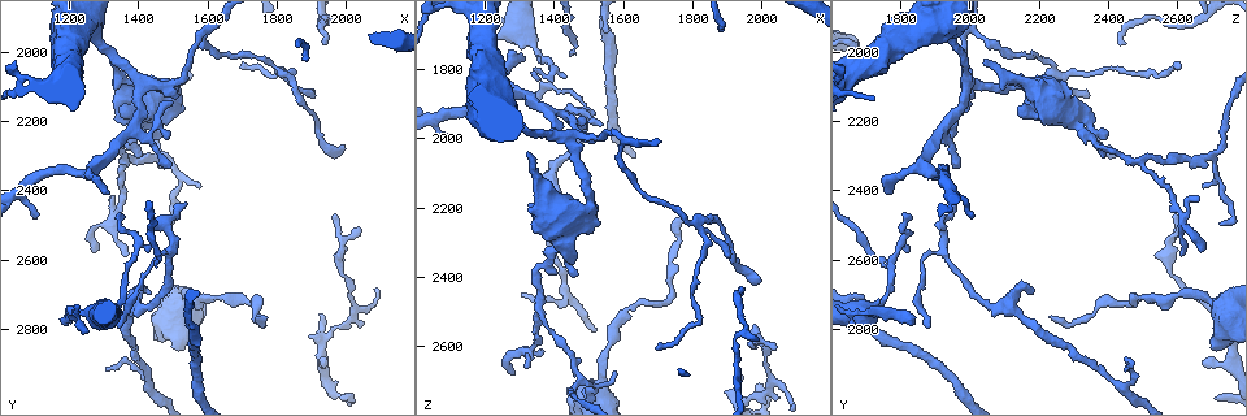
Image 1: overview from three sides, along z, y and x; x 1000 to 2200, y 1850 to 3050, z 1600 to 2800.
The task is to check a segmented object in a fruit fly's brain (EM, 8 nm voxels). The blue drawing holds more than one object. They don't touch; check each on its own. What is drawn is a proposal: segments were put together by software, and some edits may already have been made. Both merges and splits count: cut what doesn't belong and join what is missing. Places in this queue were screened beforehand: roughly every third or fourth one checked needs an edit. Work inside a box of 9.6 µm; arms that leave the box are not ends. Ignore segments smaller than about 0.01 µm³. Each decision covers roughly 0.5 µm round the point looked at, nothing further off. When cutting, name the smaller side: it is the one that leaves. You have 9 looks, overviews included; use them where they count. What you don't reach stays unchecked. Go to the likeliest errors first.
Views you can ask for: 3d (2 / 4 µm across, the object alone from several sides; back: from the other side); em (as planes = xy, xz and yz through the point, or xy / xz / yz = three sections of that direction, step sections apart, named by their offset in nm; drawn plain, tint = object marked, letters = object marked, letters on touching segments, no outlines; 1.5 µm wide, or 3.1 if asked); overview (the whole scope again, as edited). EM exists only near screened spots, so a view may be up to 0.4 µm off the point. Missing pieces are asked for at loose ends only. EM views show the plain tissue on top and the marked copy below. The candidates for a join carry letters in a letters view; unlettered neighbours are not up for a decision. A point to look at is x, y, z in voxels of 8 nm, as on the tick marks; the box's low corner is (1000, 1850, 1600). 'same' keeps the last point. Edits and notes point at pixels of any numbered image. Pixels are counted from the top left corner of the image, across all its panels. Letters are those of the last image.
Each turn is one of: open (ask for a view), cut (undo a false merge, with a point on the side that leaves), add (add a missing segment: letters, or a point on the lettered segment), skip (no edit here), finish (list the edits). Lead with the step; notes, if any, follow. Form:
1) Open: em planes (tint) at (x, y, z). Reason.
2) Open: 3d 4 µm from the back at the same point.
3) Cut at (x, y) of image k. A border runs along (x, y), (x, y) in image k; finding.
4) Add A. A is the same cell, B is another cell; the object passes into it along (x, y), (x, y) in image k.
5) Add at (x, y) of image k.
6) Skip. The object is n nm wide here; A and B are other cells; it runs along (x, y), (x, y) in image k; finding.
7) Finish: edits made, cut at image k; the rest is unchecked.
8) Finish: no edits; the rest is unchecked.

Open: 3d 4 µm at (1410, 2210, 2310). Thick turns thin.

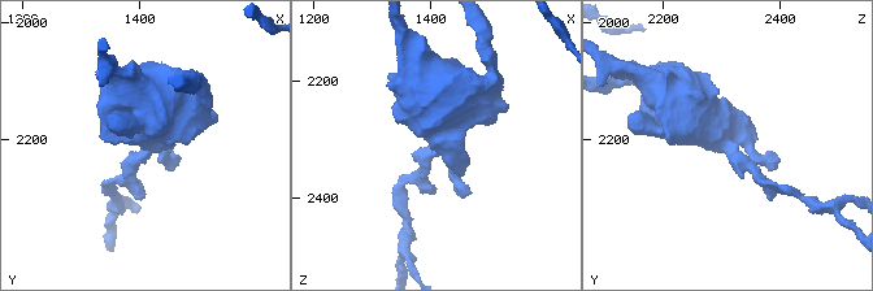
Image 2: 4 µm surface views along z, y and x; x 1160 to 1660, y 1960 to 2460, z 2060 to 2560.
Open: em xy step 4 (tint) at (1410, 2210, 2320). Shape alone is not enough.

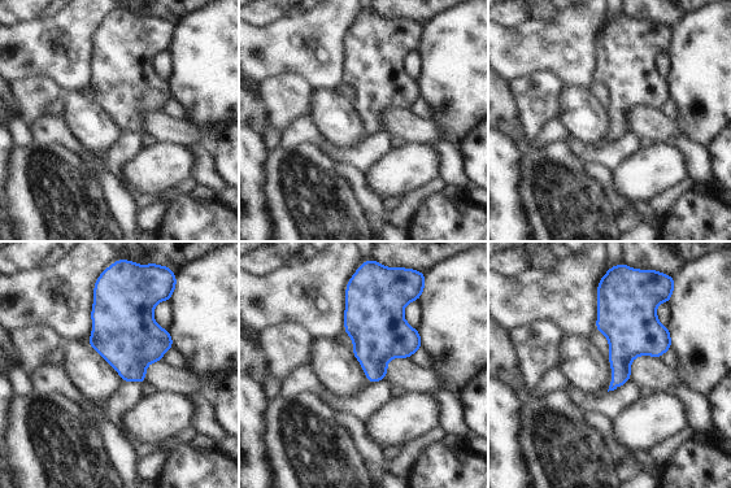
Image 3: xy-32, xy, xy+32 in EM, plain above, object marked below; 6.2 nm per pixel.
Open: em xy step 4 (letters) at the same point. See the neighbours.

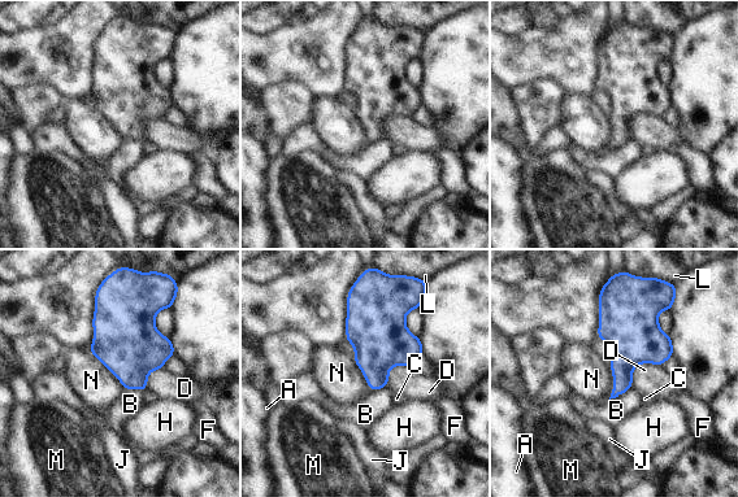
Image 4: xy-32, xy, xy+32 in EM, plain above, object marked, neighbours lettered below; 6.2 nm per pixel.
Skip. The longest contact is with N, 340 nm; A, B, C, D, F, H, J, L, M and N are other cells; continuous, no second neuron.

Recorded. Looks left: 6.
Open: 3d 4 µm at (1180, 2790, 1830).

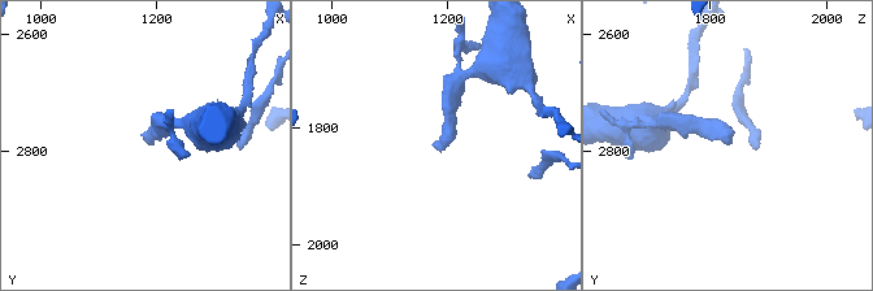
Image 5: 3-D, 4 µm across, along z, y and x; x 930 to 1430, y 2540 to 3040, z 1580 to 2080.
Open: em planes (letters) at (1185, 2790, 1830).

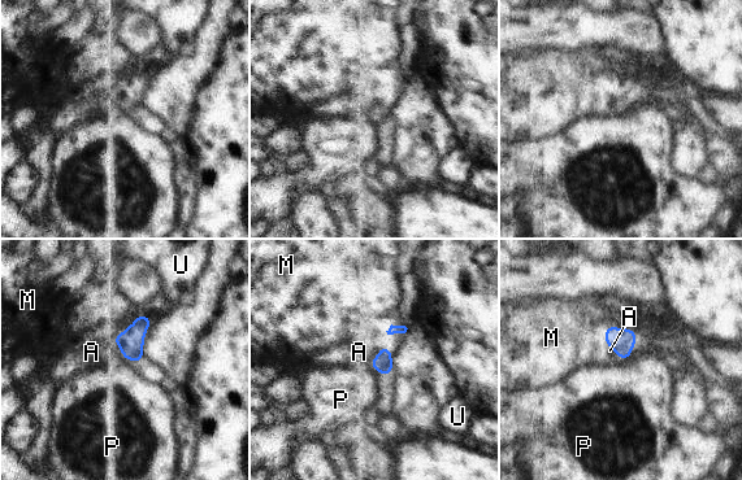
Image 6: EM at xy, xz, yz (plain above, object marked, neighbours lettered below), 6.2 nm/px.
Add A. A is the same cell, M, P and U are other cells; the object passes into it along (130, 341), (118, 347), (91, 352) in image 6; the neuron continues.

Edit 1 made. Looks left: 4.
Open: em planes (letters) at (1300, 2410, 1760). Thin end.

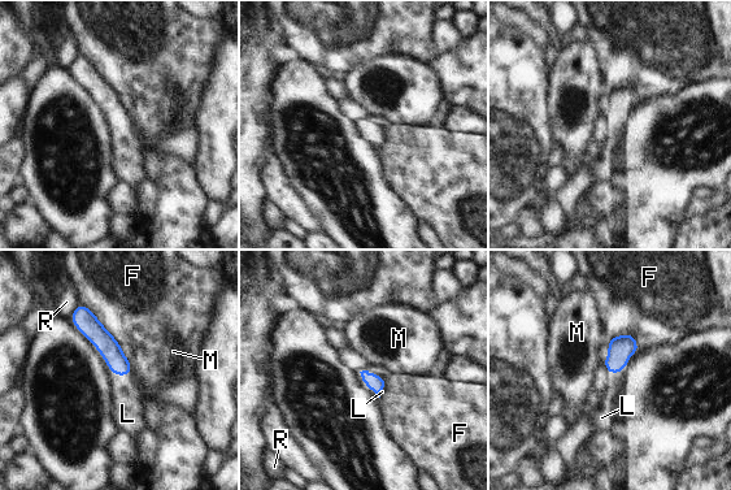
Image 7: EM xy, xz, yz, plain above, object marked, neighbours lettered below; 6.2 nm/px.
Add L. L is the same cell, F, M and R are other cells; it goes on there.

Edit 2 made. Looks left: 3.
Finish: edits made, add at image 6, add at image 7; the rest is unchecked.

